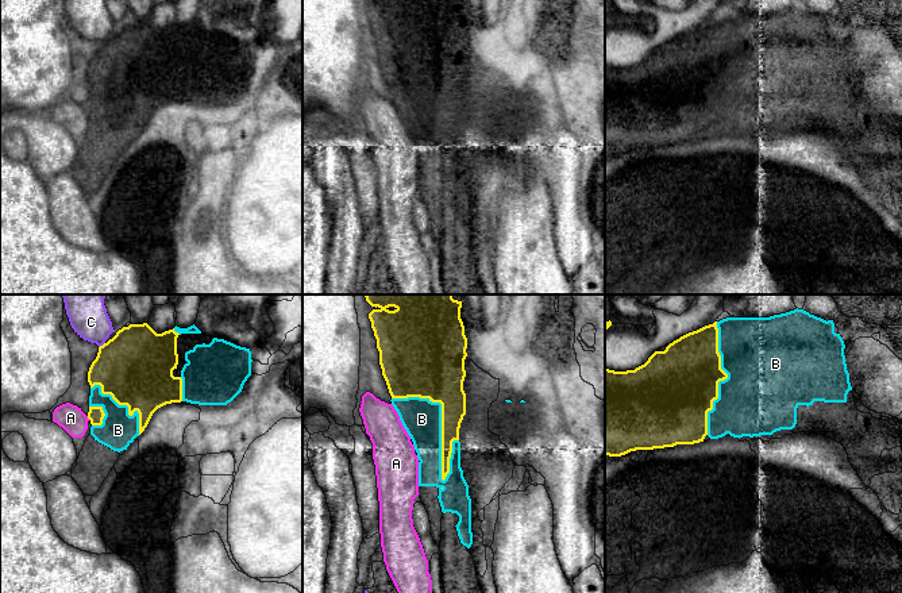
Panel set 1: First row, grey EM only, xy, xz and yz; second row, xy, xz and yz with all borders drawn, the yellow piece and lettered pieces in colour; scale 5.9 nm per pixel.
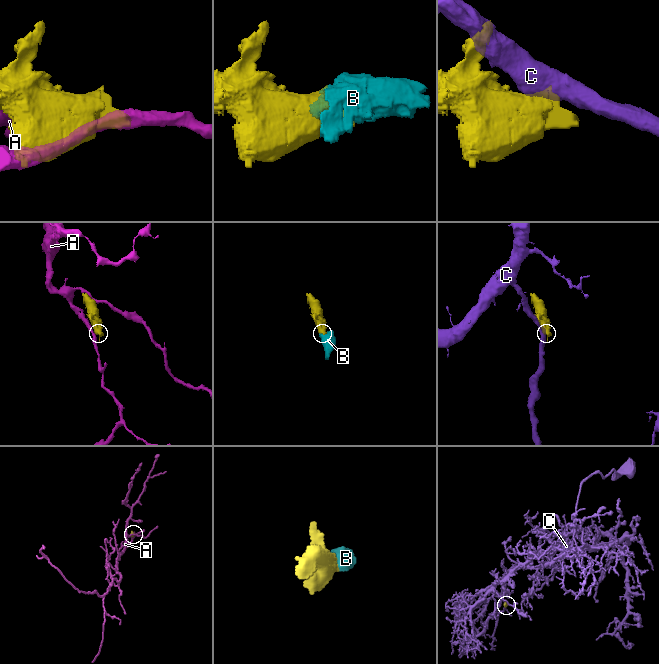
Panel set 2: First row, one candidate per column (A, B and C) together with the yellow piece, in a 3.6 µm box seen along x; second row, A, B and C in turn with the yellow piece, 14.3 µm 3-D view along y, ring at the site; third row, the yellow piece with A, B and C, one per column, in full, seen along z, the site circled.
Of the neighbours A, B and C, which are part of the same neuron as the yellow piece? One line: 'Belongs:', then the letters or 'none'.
Belongs: B

